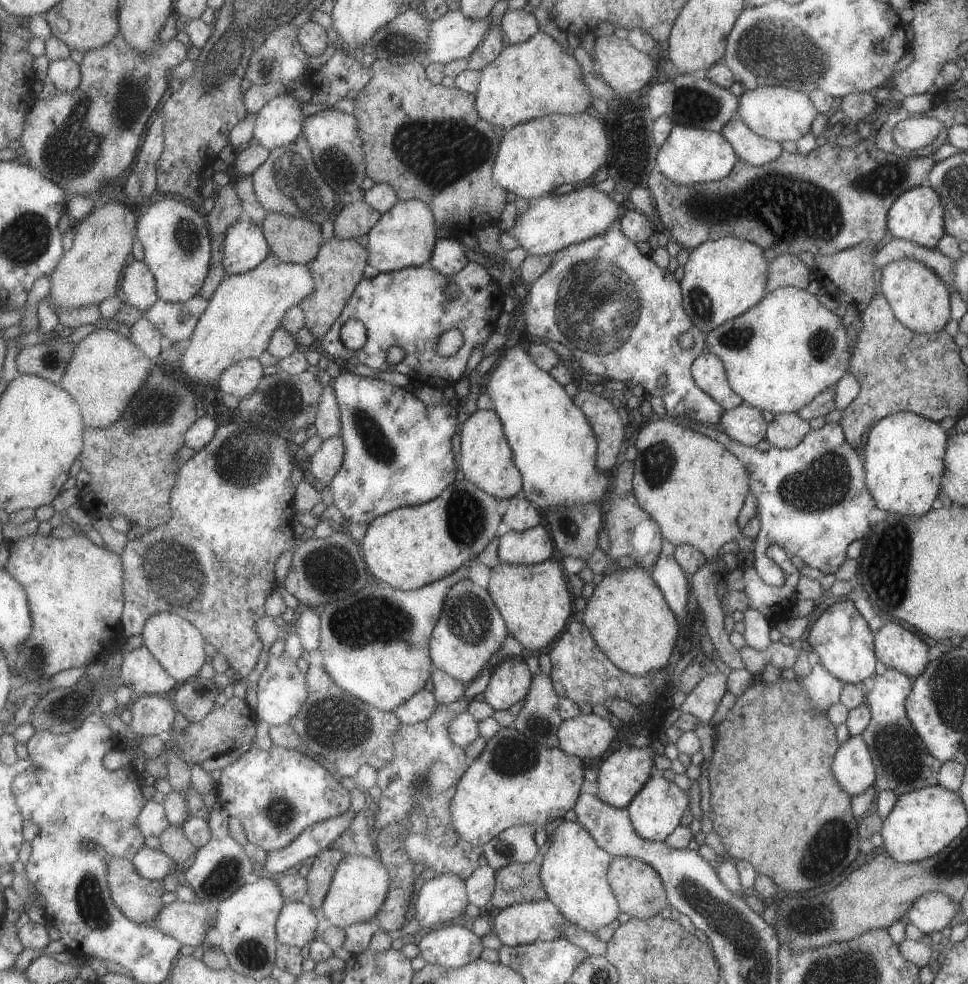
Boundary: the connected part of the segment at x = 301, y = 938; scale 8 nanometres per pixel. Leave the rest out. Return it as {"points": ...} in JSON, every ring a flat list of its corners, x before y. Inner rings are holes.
{"points":[[308,900,288,901,277,923,278,941,301,948,311,944,323,926,317,922,313,909]]}

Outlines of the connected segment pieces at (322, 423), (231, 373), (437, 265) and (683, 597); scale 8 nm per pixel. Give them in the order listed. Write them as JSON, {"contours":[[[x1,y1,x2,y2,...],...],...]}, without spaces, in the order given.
{"contours":[[[330,384,323,386,314,426,316,434,322,440,337,437,340,434,340,412]],[[245,359,224,372,219,388,243,399,257,392,263,378,263,364,258,359]],[[450,236,438,237,427,265,443,276,451,276,453,273,459,272,467,263,465,247,459,240]],[[662,540,650,577,656,582,657,588,680,624,685,622,687,616,687,594,691,588,689,576,675,560,674,547,668,540]]]}

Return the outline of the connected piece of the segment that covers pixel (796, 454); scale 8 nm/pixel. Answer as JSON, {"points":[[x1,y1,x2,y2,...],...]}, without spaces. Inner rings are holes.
{"points":[[686,417,681,422,683,425,720,442,746,468,748,492,751,491,755,497,756,516,760,522,759,532,754,538,755,545,752,546,753,568,764,582,778,587,784,581,785,576,779,566,766,555,769,545,781,547,789,557,796,555,797,558,801,558,803,564,817,568,824,575,834,573,843,564,846,559,847,546,853,540,867,536,867,532,869,532,867,514,876,504,864,481,862,459,846,443,843,431,837,423,826,421,821,428,810,430,793,448,770,447,767,451,760,452,755,447,741,446,741,443,737,444,737,442,729,440,729,437,719,427,701,426,689,421]]}

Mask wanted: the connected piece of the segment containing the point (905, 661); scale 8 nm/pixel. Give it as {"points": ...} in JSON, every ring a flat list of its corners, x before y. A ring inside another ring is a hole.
{"points":[[891,620,873,635,876,659,886,668,917,678,927,666,928,646,907,628]]}

